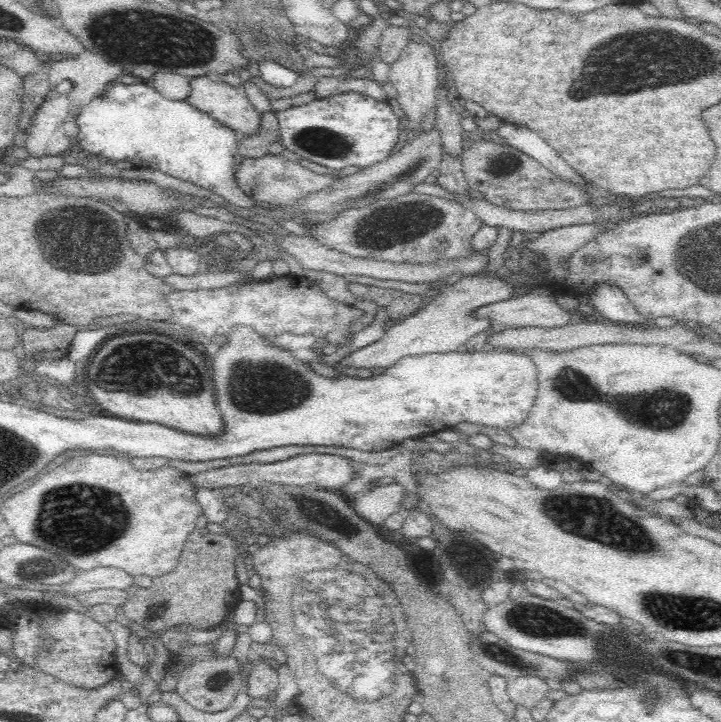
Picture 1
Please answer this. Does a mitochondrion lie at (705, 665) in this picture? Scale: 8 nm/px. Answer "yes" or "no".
yes

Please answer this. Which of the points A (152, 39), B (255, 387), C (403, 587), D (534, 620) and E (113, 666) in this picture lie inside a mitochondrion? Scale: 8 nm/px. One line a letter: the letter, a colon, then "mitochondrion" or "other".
A: mitochondrion
B: mitochondrion
C: other
D: mitochondrion
E: other

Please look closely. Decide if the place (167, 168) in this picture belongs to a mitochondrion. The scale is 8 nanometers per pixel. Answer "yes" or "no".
no

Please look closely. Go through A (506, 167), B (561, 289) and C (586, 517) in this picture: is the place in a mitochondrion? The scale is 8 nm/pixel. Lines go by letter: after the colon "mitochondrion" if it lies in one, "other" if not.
A: mitochondrion
B: other
C: mitochondrion

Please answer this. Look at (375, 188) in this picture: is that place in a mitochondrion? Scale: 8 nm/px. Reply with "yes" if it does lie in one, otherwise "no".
yes

